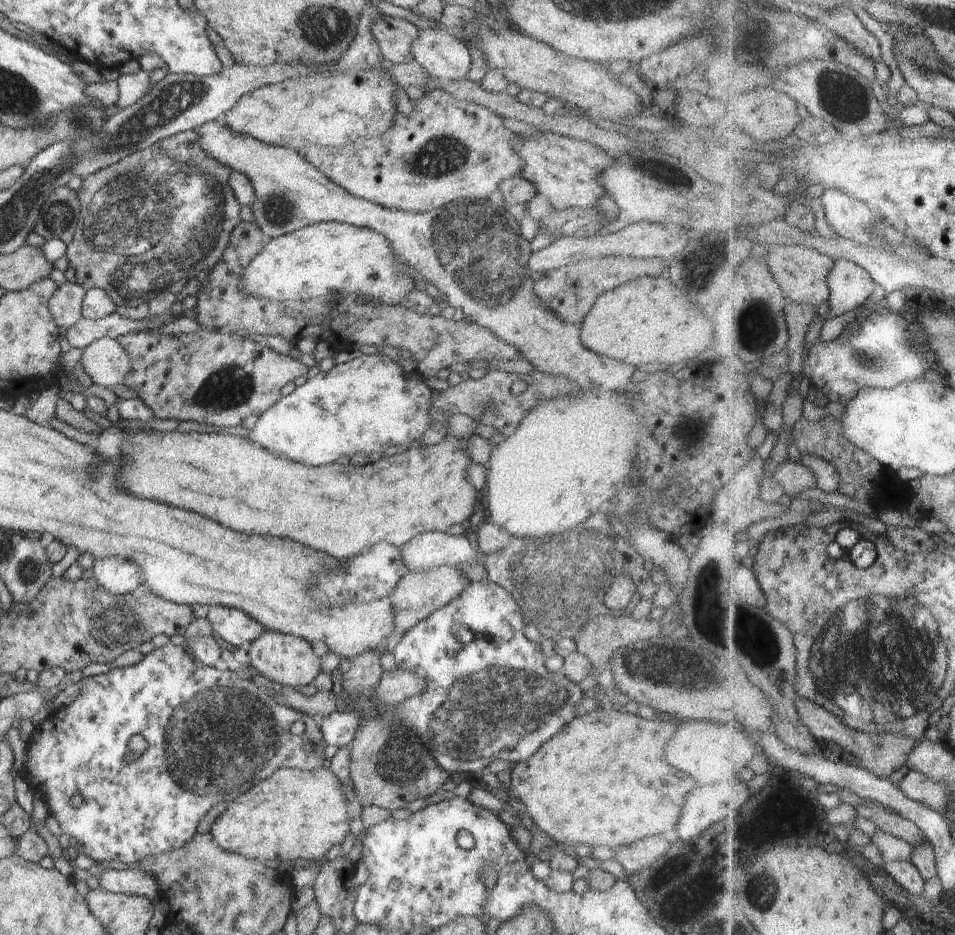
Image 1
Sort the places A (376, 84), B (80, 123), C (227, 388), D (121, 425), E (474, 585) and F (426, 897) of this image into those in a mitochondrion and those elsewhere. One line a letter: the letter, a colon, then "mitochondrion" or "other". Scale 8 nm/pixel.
A: mitochondrion
B: mitochondrion
C: mitochondrion
D: other
E: other
F: mitochondrion

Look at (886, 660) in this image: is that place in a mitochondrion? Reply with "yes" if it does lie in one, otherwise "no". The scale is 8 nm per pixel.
yes

